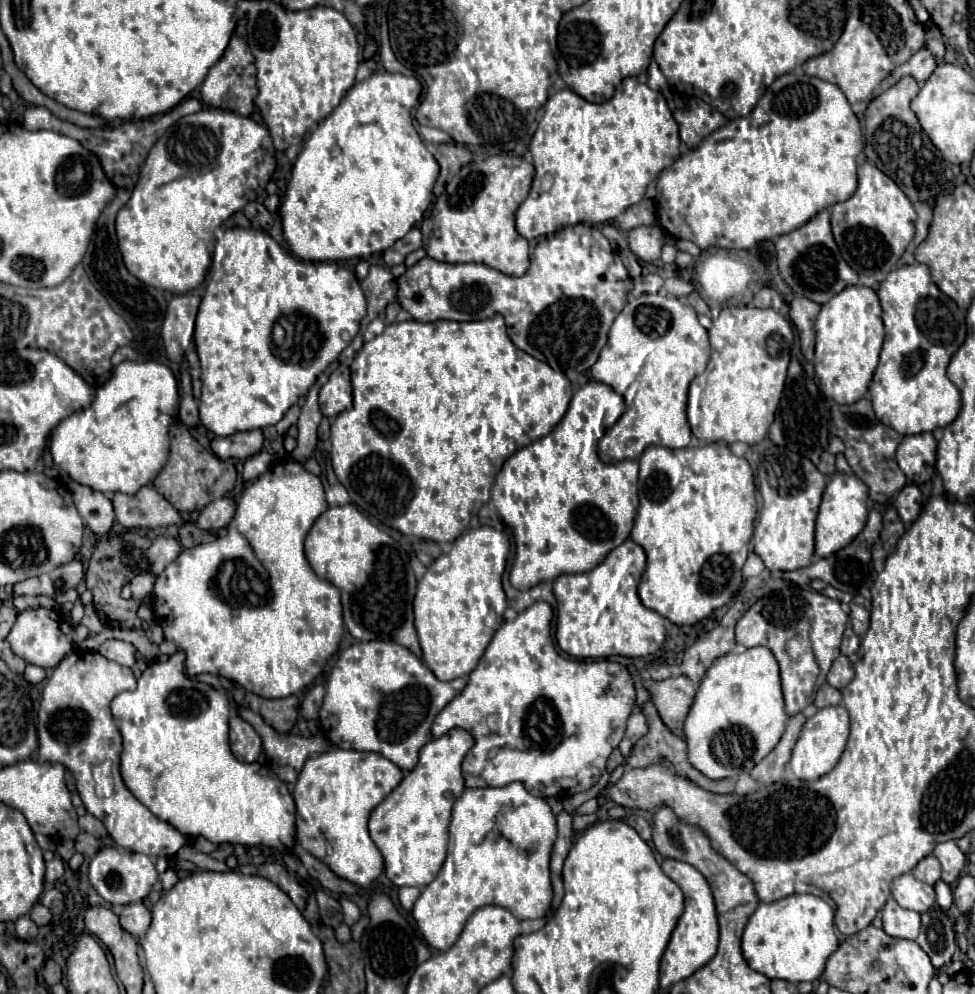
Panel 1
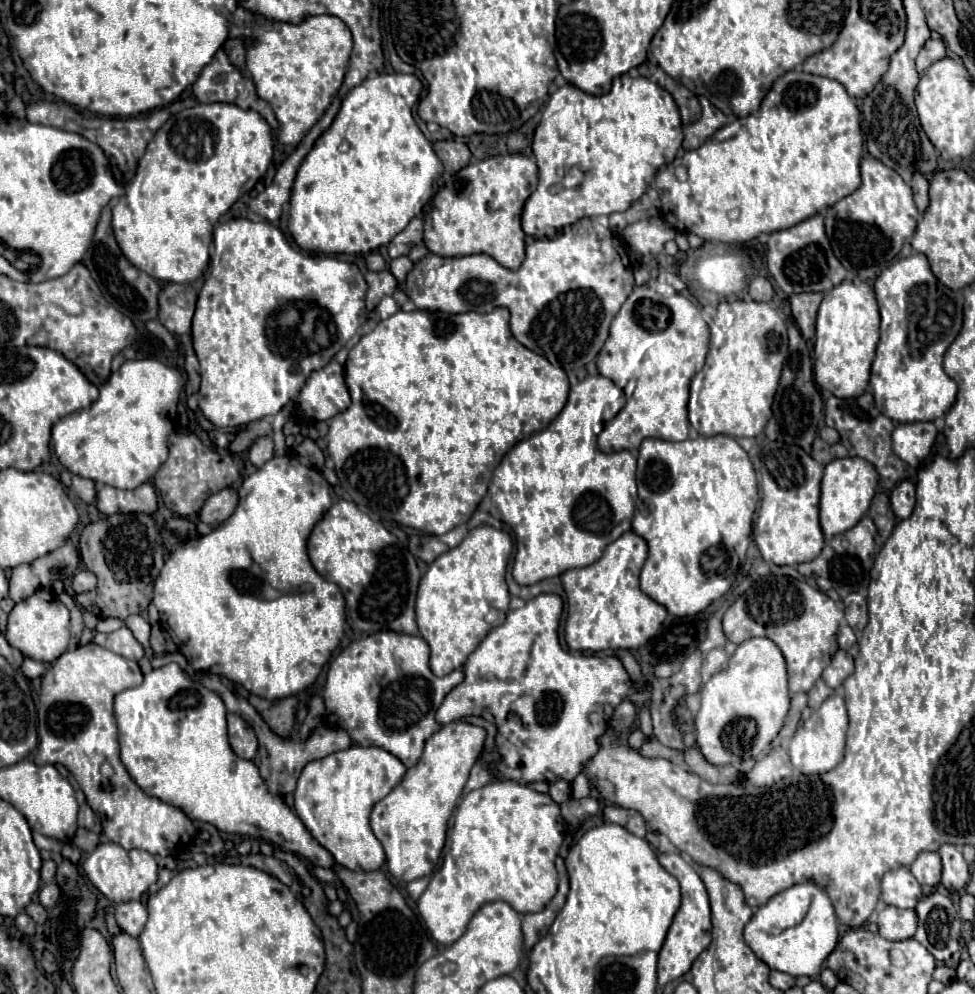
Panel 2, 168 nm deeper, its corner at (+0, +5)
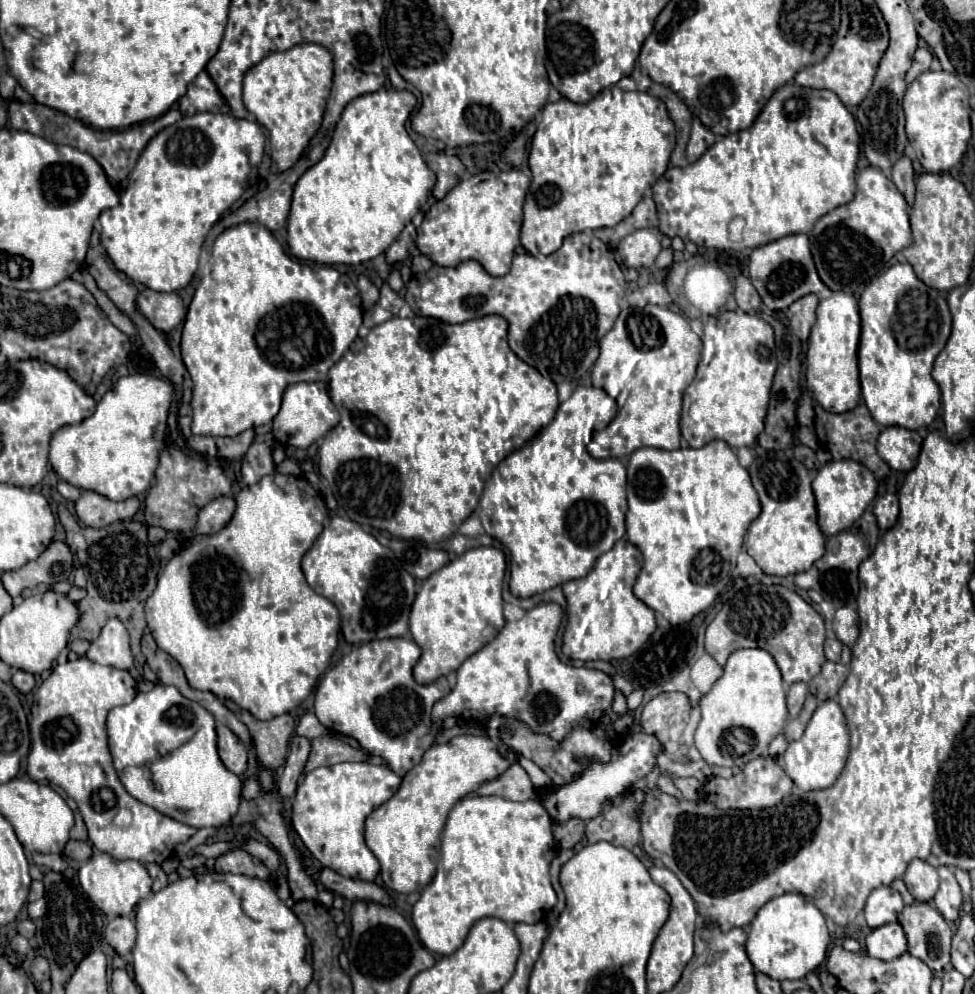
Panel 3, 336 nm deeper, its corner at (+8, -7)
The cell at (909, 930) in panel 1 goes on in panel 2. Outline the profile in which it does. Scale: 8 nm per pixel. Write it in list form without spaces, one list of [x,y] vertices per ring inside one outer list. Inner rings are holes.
[[[885,906],[879,912],[879,934],[887,940],[907,940],[913,938],[917,930],[915,910],[901,910],[897,906]]]

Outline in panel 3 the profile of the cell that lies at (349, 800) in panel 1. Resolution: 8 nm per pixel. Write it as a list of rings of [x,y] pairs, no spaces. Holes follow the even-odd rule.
[[[343,762],[315,768],[305,774],[293,798],[293,828],[321,866],[347,878],[373,882],[379,874],[379,860],[363,840],[363,824],[379,804],[397,792],[399,784],[401,778],[391,768],[369,762]]]

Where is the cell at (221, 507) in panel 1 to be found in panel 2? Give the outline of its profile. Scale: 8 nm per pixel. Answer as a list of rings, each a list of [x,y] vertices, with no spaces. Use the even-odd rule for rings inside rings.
[[[225,488],[213,496],[209,496],[199,512],[199,520],[209,524],[209,526],[219,526],[221,522],[225,522],[233,512],[235,512],[235,506],[237,506],[237,492],[231,490],[231,488]]]

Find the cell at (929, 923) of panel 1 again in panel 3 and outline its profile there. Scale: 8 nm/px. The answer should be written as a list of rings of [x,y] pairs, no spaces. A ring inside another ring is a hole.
[[[913,902],[911,906],[905,906],[899,914],[899,924],[903,926],[903,932],[907,936],[907,944],[909,944],[909,954],[923,960],[933,972],[937,972],[937,976],[949,972],[951,960],[949,960],[949,950],[951,950],[951,928],[945,922],[945,918],[931,906],[925,902]]]

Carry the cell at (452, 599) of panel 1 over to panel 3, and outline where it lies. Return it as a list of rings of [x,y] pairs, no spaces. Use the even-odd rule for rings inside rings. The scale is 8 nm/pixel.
[[[493,546],[473,548],[433,572],[421,586],[411,606],[411,636],[421,648],[421,658],[413,668],[417,684],[429,684],[439,676],[457,670],[465,658],[473,656],[485,642],[499,633],[503,618],[501,586],[505,576],[505,554]]]

